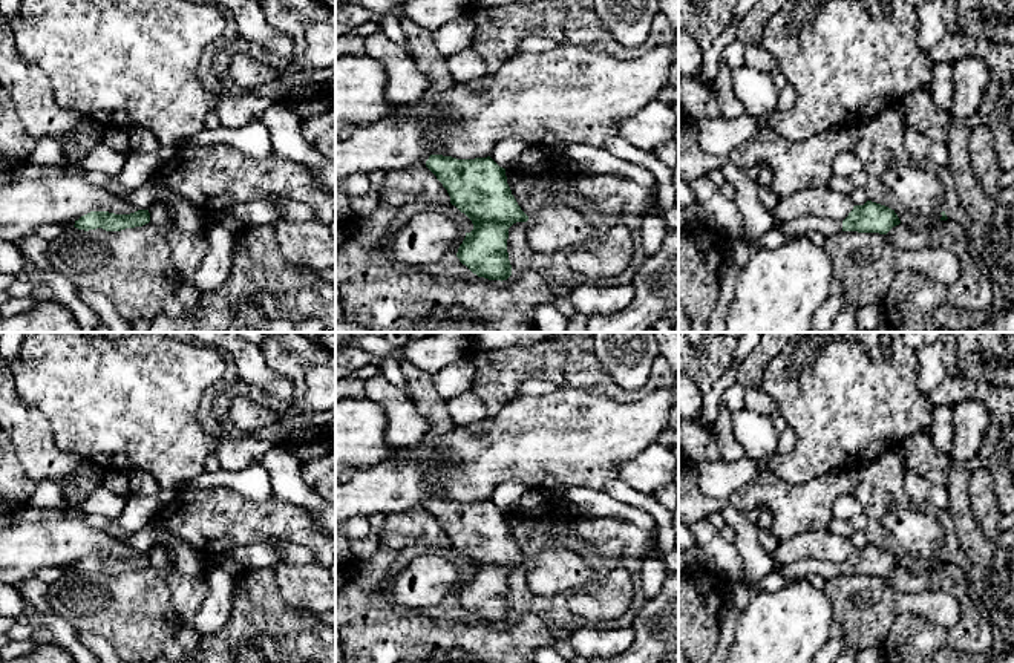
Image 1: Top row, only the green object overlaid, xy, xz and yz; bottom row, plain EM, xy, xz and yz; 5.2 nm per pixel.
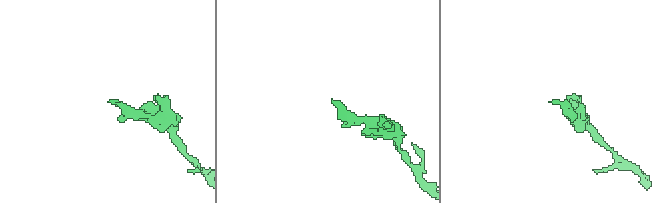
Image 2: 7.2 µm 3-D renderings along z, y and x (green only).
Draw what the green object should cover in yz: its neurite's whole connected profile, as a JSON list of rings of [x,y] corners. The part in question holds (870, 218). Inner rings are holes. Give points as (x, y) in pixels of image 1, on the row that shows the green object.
[[[867,201],[864,205],[855,205],[844,220],[826,219],[819,216],[803,216],[784,224],[775,224],[775,228],[789,237],[803,237],[818,231],[826,237],[838,231],[879,233],[887,234],[901,220],[895,210]]]

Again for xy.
[[[138,210],[130,214],[115,214],[109,211],[90,211],[75,220],[75,228],[78,230],[96,230],[103,228],[106,231],[121,231],[126,228],[142,227],[150,222],[149,210]]]

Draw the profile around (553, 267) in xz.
[[[516,222],[509,228],[507,253],[512,273],[536,271],[556,297],[568,297],[574,286],[590,282],[590,277],[570,268],[567,250],[550,253],[533,250],[527,240],[527,222]]]

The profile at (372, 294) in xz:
[[[366,217],[335,224],[335,286],[343,322],[371,332],[538,332],[535,309],[556,296],[533,269],[512,273],[507,280],[461,280],[423,271],[401,274],[391,263],[383,227]]]

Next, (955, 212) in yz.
[[[947,170],[939,171],[939,178],[942,179],[947,190],[947,202],[945,202],[945,214],[950,220],[957,222],[965,231],[970,228],[971,220],[960,205],[960,199],[953,187],[953,176]]]

